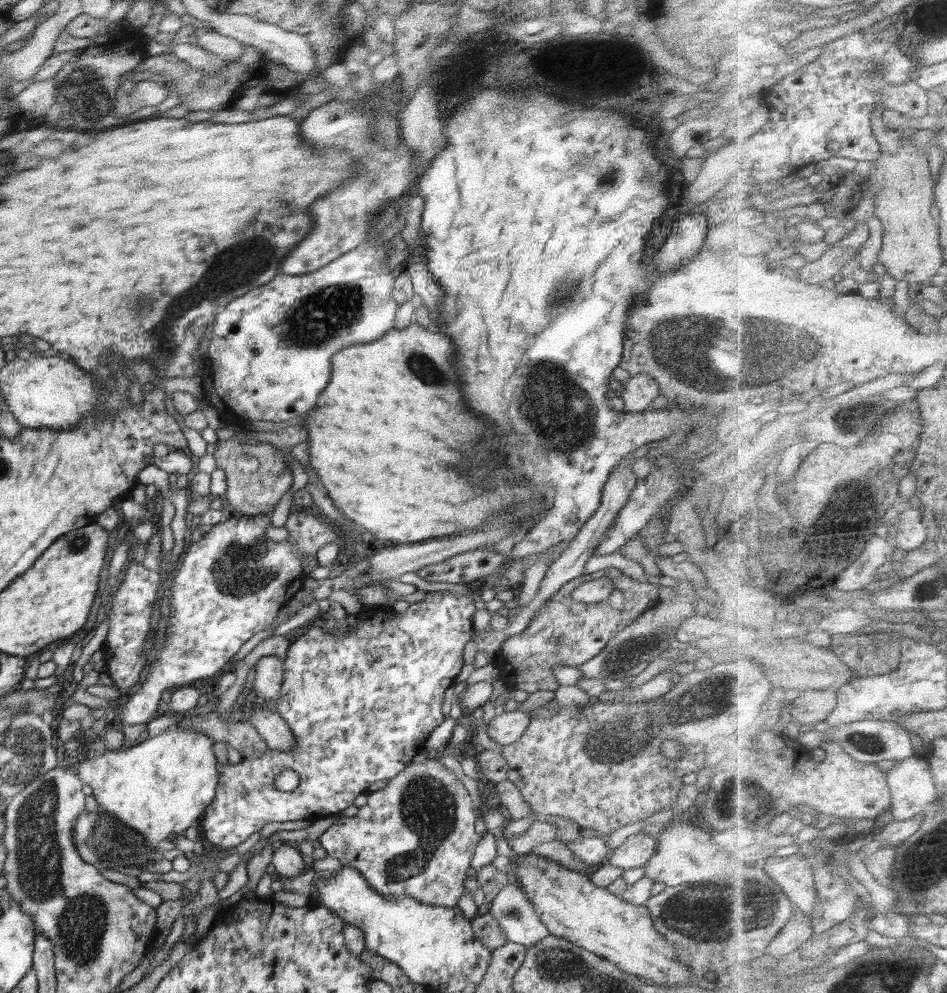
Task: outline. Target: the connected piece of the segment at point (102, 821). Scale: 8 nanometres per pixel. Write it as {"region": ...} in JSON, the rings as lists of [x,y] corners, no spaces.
{"region":[[[84,811],[75,821],[74,835],[79,854],[85,859],[90,859],[90,862],[98,868],[138,874],[137,869],[140,866],[148,866],[149,863],[161,859],[161,853],[154,847],[146,845],[146,839],[142,838],[142,835],[107,814]]]}

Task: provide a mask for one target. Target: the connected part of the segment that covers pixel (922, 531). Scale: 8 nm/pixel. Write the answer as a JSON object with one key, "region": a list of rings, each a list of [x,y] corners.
{"region":[[[912,508],[909,512],[902,514],[898,521],[897,536],[895,546],[897,550],[916,551],[928,542],[928,525],[922,519],[922,509]]]}

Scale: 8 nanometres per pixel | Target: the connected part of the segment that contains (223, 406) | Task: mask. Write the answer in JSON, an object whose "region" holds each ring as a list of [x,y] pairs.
{"region":[[[403,215],[396,221],[384,228],[383,232],[378,237],[373,237],[367,242],[360,244],[351,252],[342,254],[337,260],[330,262],[327,266],[320,268],[312,273],[306,275],[294,276],[288,274],[277,275],[272,281],[263,286],[252,288],[250,292],[238,296],[233,301],[230,301],[222,310],[216,314],[214,320],[213,330],[211,333],[211,340],[209,340],[208,349],[205,352],[205,364],[203,367],[202,378],[202,400],[215,408],[219,414],[219,418],[224,421],[226,425],[236,425],[243,427],[244,424],[250,420],[266,420],[266,422],[286,422],[295,416],[304,416],[308,412],[314,410],[316,400],[320,392],[326,388],[332,376],[332,363],[330,358],[340,352],[344,348],[349,348],[354,344],[372,343],[380,338],[383,338],[390,330],[395,328],[394,318],[396,310],[398,310],[398,303],[392,297],[392,289],[394,289],[394,281],[398,272],[390,271],[387,266],[387,242],[394,236],[398,236],[398,232],[403,228]]]}

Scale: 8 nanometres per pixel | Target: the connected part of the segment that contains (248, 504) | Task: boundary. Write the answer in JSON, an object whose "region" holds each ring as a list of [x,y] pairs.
{"region":[[[230,438],[217,440],[213,453],[217,469],[221,469],[227,477],[228,488],[223,495],[224,503],[231,514],[258,516],[258,514],[271,514],[280,499],[294,483],[294,476],[288,465],[286,457],[282,455],[283,449],[266,443],[248,442],[244,438]]]}

